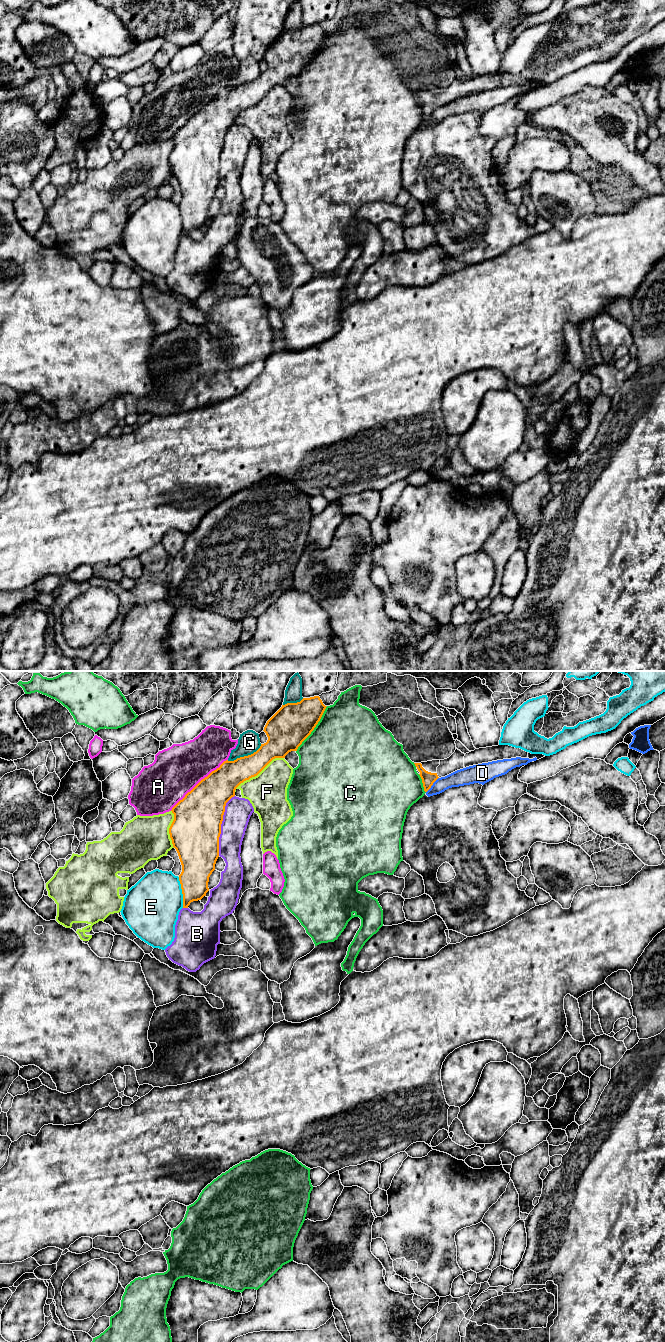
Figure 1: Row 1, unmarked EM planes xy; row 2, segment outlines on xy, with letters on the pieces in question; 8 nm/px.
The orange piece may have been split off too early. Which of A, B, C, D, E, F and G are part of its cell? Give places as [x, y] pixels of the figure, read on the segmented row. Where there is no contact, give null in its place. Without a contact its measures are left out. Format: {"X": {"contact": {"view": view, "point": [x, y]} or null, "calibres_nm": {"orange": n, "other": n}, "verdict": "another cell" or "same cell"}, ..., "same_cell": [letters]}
{"A": {"contact": {"view": "xy", "point": [199, 782]}, "calibres_nm": {"orange": 360, "other": 380}, "verdict": "another cell"}, "B": {"contact": {"view": "xy", "point": [220, 825]}, "calibres_nm": {"orange": 400, "other": 220}, "verdict": "another cell"}, "C": {"contact": {"view": "xy", "point": [313, 729]}, "calibres_nm": {"orange": 320, "other": 500}, "verdict": "another cell"}, "D": {"contact": {"view": "xy", "point": [432, 784]}, "calibres_nm": {"orange": 110, "other": 130}, "verdict": "another cell"}, "E": {"contact": {"view": "xy", "point": [182, 892]}, "calibres_nm": {"orange": 260, "other": 420}, "verdict": "another cell"}, "F": {"contact": {"view": "xy", "point": [258, 773]}, "calibres_nm": {"orange": 220, "other": 320}, "verdict": "another cell"}, "G": {"contact": {"view": "xy", "point": [244, 756]}, "calibres_nm": {"orange": 220, "other": 180}, "verdict": "another cell"}, "same_cell": []}

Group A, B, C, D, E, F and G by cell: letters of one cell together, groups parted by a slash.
A / B / C / D F / E / G

